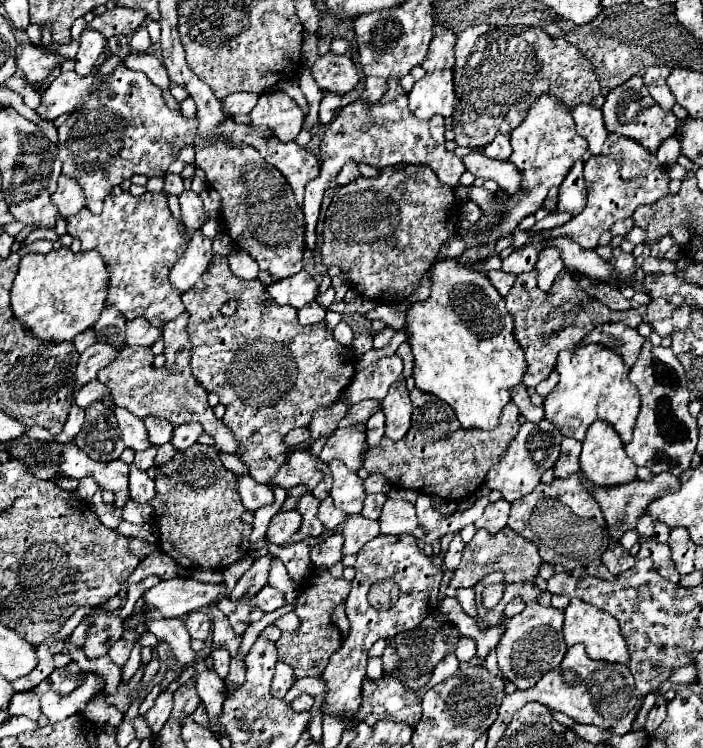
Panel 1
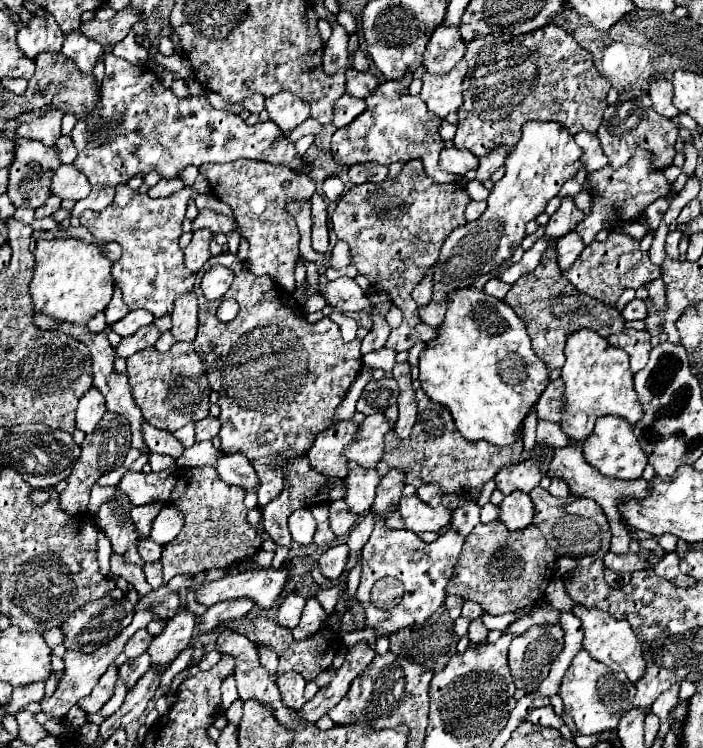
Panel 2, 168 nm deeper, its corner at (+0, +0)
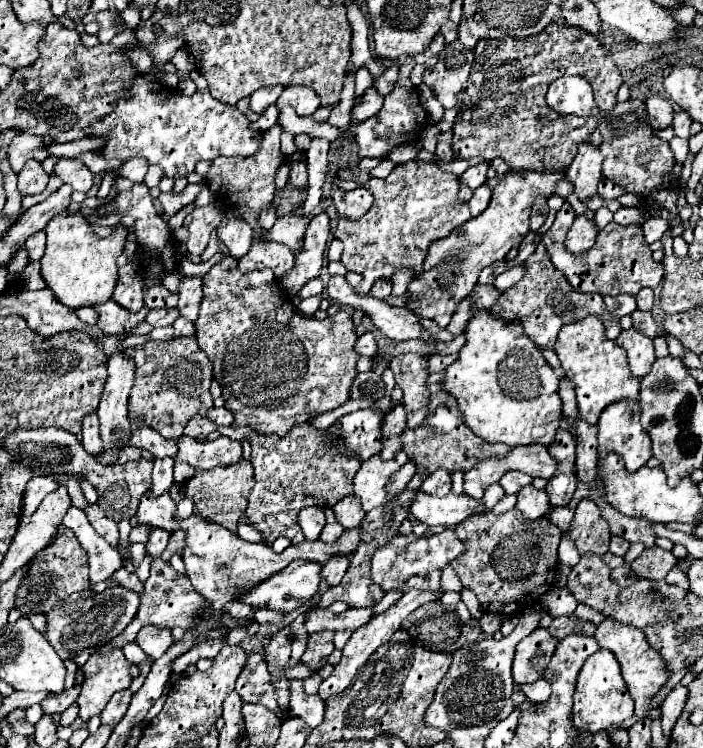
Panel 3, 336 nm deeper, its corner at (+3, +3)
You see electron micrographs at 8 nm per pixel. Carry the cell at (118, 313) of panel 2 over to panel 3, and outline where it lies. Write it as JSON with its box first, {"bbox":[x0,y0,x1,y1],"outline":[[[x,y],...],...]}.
{"bbox":[112,261,144,313],"outline":[[[130,261],[126,267],[120,267],[118,285],[112,299],[124,305],[128,311],[136,313],[144,307],[144,277],[142,267],[136,261]]]}

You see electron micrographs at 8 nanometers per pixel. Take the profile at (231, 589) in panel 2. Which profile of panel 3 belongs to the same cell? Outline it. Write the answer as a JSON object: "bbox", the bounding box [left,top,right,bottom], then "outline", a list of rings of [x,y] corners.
{"bbox":[238,559,322,613],"outline":[[[298,559],[288,569],[272,575],[268,581],[260,583],[252,593],[238,597],[252,607],[266,607],[290,613],[310,601],[320,589],[322,565],[306,559]]]}

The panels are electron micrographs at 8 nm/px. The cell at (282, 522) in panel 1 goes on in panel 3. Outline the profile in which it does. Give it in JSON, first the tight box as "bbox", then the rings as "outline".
{"bbox":[298,507,326,539],"outline":[[[306,507],[306,509],[302,509],[300,515],[298,515],[298,523],[300,523],[306,539],[318,539],[320,531],[326,525],[324,509],[322,507]]]}

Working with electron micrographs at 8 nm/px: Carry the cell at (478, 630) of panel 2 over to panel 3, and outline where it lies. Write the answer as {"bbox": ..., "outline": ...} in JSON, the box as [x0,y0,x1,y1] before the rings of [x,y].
{"bbox":[480,613,504,633],"outline":[[[486,613],[480,619],[480,627],[482,627],[484,633],[496,633],[496,631],[500,631],[502,621],[504,621],[504,617],[500,617],[496,613]]]}

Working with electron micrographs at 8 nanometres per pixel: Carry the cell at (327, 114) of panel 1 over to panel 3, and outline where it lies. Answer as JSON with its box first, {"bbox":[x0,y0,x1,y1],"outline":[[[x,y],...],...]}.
{"bbox":[352,87,384,121],"outline":[[[370,87],[364,93],[364,97],[356,103],[356,107],[352,109],[352,119],[354,121],[366,121],[366,119],[374,117],[374,113],[382,109],[382,103],[384,103],[384,97],[380,93],[376,93],[374,87]]]}

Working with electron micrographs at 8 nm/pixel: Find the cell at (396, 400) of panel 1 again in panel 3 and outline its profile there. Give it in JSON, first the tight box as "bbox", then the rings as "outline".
{"bbox":[390,353,428,427],"outline":[[[402,353],[390,361],[396,385],[404,391],[404,409],[408,413],[408,427],[418,427],[428,415],[428,359],[418,353]]]}

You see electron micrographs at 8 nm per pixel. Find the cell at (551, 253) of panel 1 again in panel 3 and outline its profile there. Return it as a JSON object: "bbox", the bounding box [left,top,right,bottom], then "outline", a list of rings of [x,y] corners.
{"bbox":[566,215,598,253],"outline":[[[584,215],[576,217],[572,229],[566,235],[568,251],[572,251],[572,253],[584,253],[588,247],[594,245],[596,235],[598,235],[598,227],[594,225],[592,219],[588,219]]]}

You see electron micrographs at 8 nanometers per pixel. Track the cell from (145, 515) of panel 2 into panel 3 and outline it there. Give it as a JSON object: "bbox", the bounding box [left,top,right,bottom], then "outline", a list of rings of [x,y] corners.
{"bbox":[146,527,170,559],"outline":[[[152,527],[150,539],[148,539],[148,543],[146,543],[146,549],[148,549],[148,553],[152,555],[152,559],[160,559],[160,555],[164,553],[164,549],[166,549],[166,545],[168,545],[168,539],[170,539],[170,533],[168,533],[168,531]]]}

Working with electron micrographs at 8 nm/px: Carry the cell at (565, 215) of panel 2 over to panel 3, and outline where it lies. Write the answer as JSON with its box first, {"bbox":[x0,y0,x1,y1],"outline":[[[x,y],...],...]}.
{"bbox":[542,203,664,295],"outline":[[[564,203],[564,207],[556,215],[554,225],[542,237],[542,243],[546,245],[554,267],[566,275],[572,289],[580,293],[600,293],[600,295],[620,295],[620,293],[636,295],[642,287],[652,287],[652,289],[658,287],[658,283],[664,277],[664,267],[662,263],[656,263],[652,259],[652,249],[642,235],[641,225],[624,226],[612,221],[599,231],[592,248],[584,253],[570,253],[564,247],[564,239],[568,229],[572,227],[572,221],[574,221],[574,211],[568,203]]]}

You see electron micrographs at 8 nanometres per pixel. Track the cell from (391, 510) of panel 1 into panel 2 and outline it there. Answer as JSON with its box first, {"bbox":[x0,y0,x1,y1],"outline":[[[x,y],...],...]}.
{"bbox":[399,496,451,534],"outline":[[[403,496],[399,502],[399,514],[403,518],[403,524],[407,530],[413,530],[415,534],[419,532],[439,532],[443,526],[449,524],[451,520],[451,510],[439,504],[437,508],[431,508],[423,504],[417,496]]]}

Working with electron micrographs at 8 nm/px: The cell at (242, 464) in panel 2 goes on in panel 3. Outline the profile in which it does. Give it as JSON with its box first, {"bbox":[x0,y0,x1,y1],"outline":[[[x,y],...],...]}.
{"bbox":[176,437,242,469],"outline":[[[180,437],[178,447],[180,451],[178,451],[176,461],[186,461],[194,469],[212,469],[216,465],[232,465],[234,461],[242,459],[242,445],[228,437],[220,437],[216,441],[196,441],[192,437]]]}

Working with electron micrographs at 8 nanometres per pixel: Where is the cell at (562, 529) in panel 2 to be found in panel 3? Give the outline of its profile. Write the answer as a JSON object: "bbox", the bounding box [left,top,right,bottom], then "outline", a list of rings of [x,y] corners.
{"bbox":[568,499,612,555],"outline":[[[582,499],[578,503],[568,535],[576,543],[580,555],[584,553],[604,555],[608,551],[608,543],[612,537],[608,521],[602,517],[600,509],[592,499]]]}

